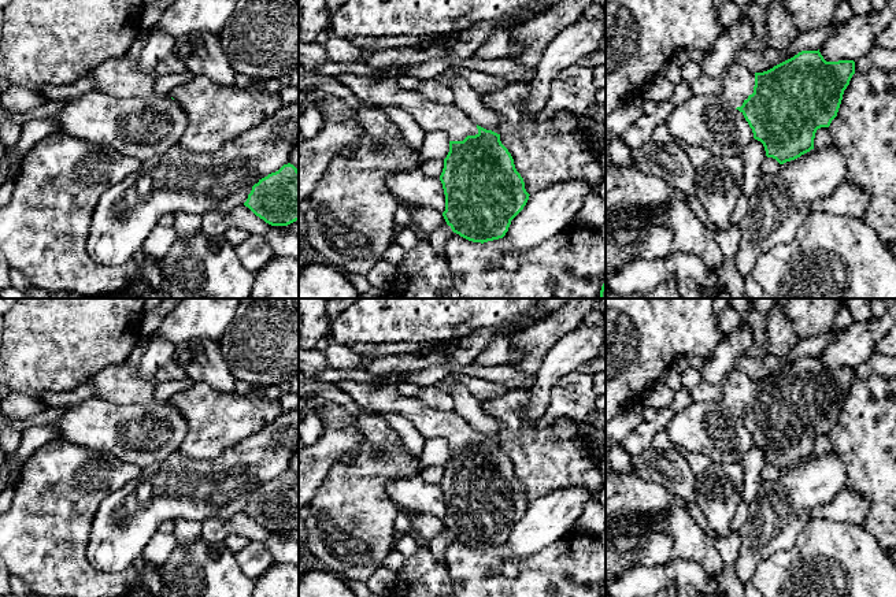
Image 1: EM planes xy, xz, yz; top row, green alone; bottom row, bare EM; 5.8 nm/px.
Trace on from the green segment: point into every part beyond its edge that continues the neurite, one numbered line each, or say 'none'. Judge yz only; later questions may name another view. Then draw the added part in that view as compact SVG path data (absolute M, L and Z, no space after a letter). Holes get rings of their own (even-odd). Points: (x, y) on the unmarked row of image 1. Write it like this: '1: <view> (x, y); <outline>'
1: yz (737, 389); M732 368L722 382L722 404L732 414L741 414L743 409L754 400L755 379L745 372Z

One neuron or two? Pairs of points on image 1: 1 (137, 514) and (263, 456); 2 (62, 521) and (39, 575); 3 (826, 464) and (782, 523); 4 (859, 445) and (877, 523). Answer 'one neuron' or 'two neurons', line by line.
1: one neuron
2: one neuron
3: one neuron
4: one neuron

